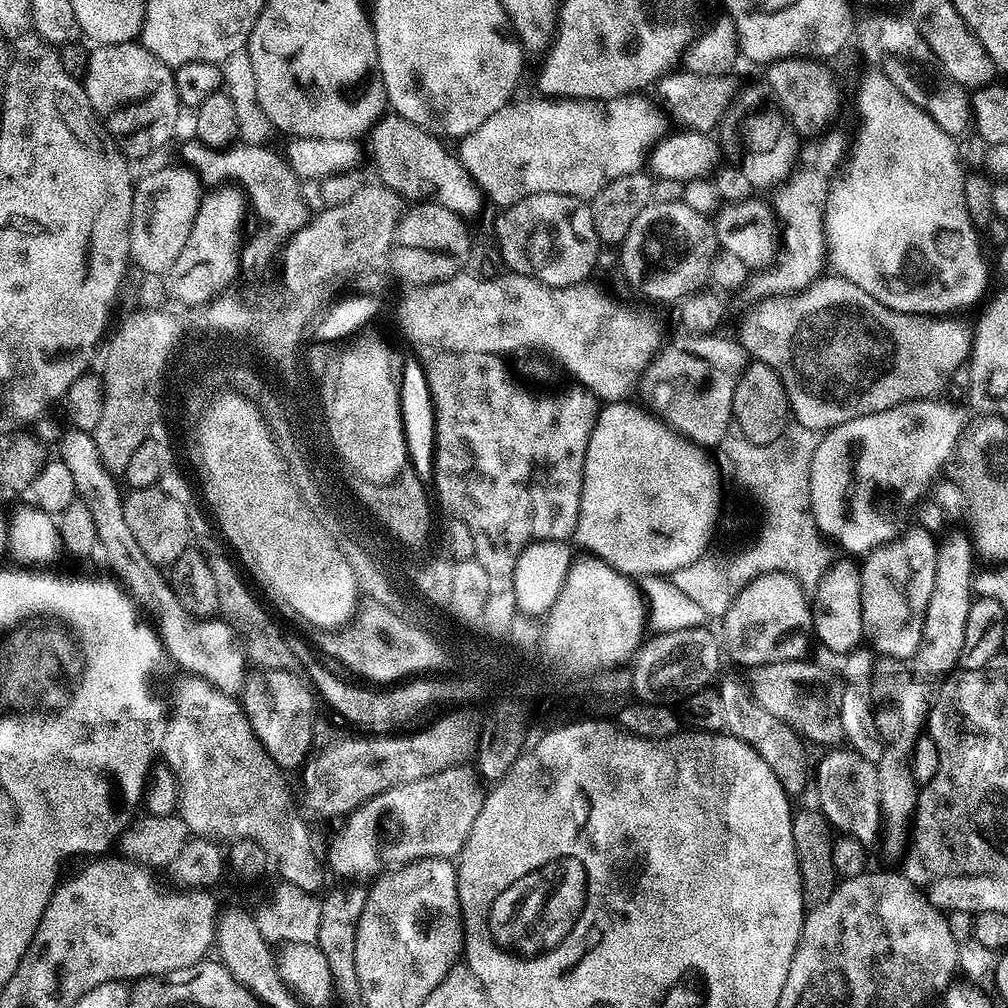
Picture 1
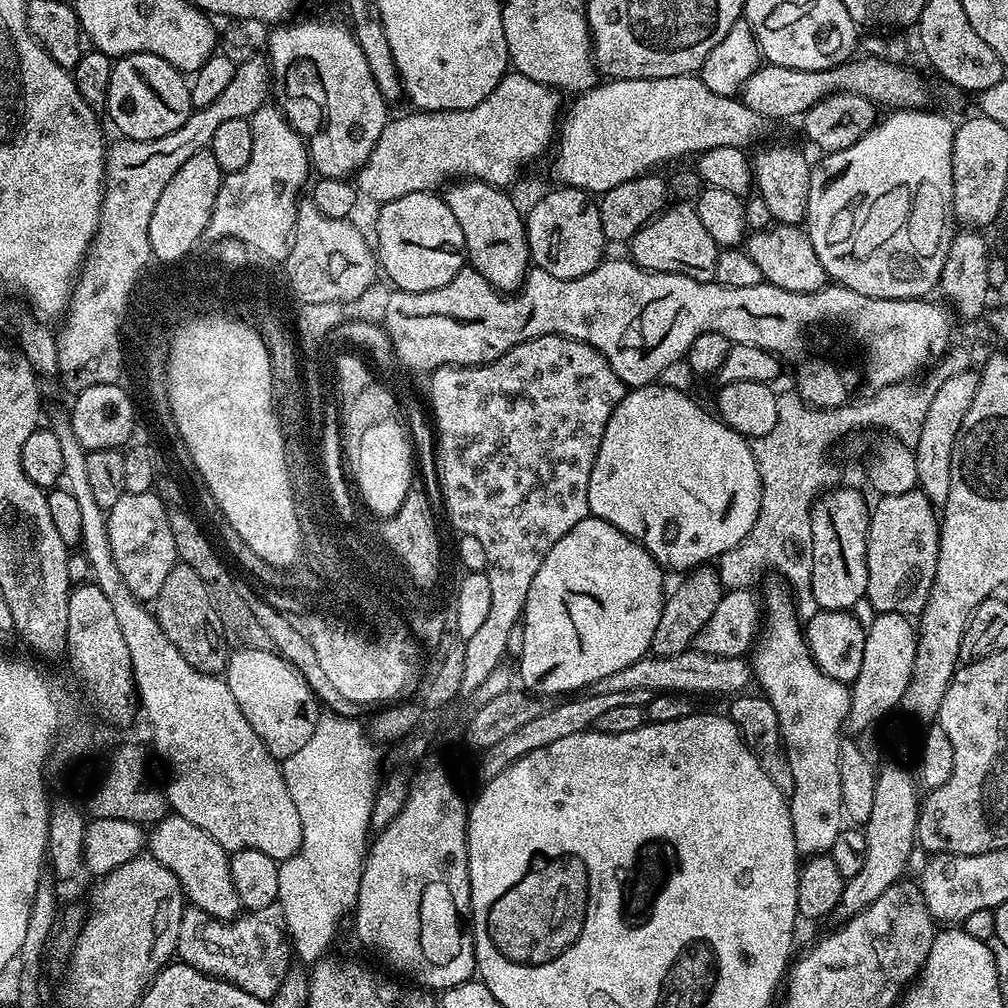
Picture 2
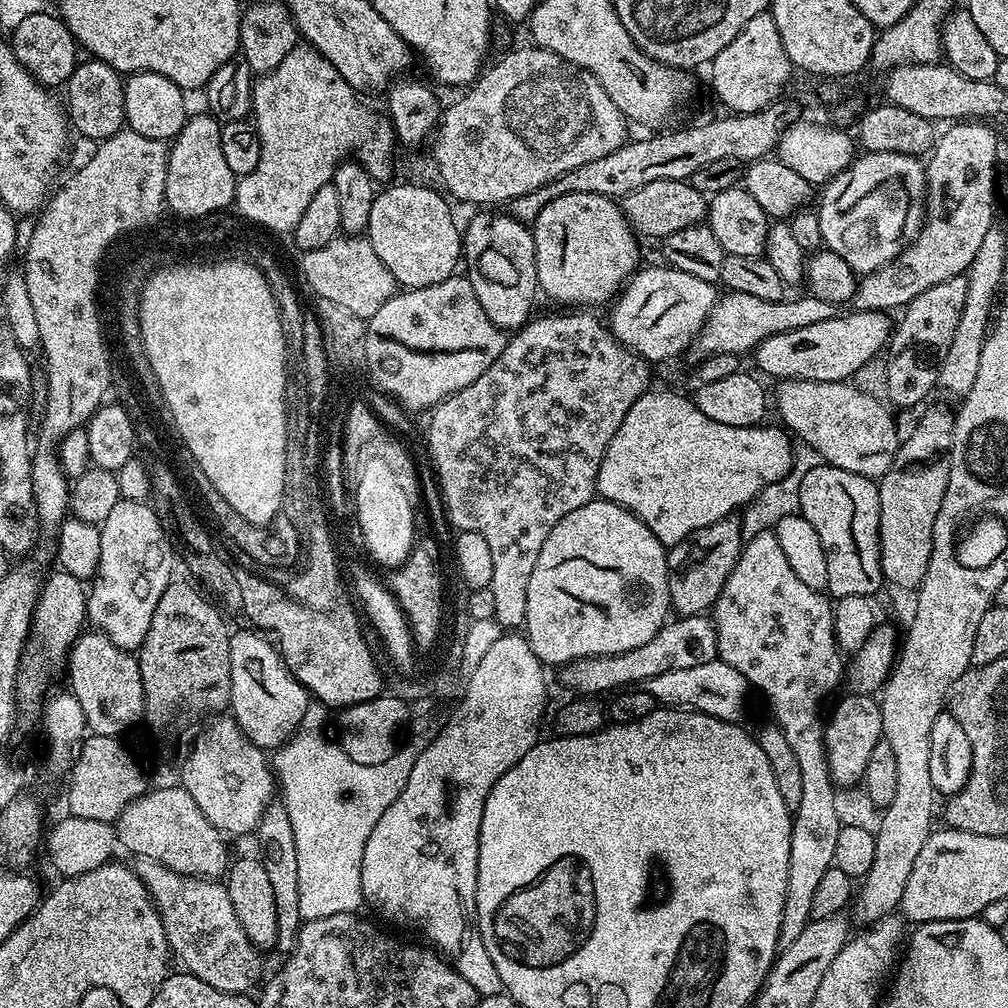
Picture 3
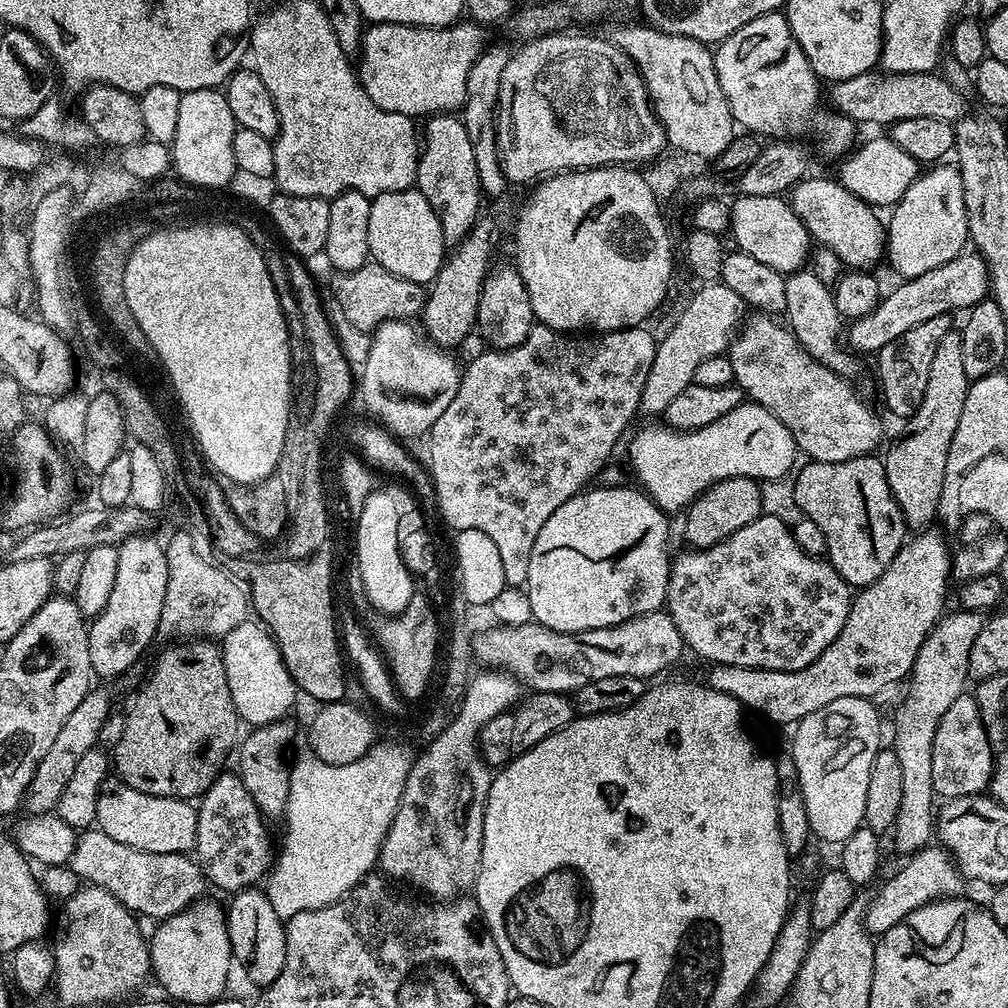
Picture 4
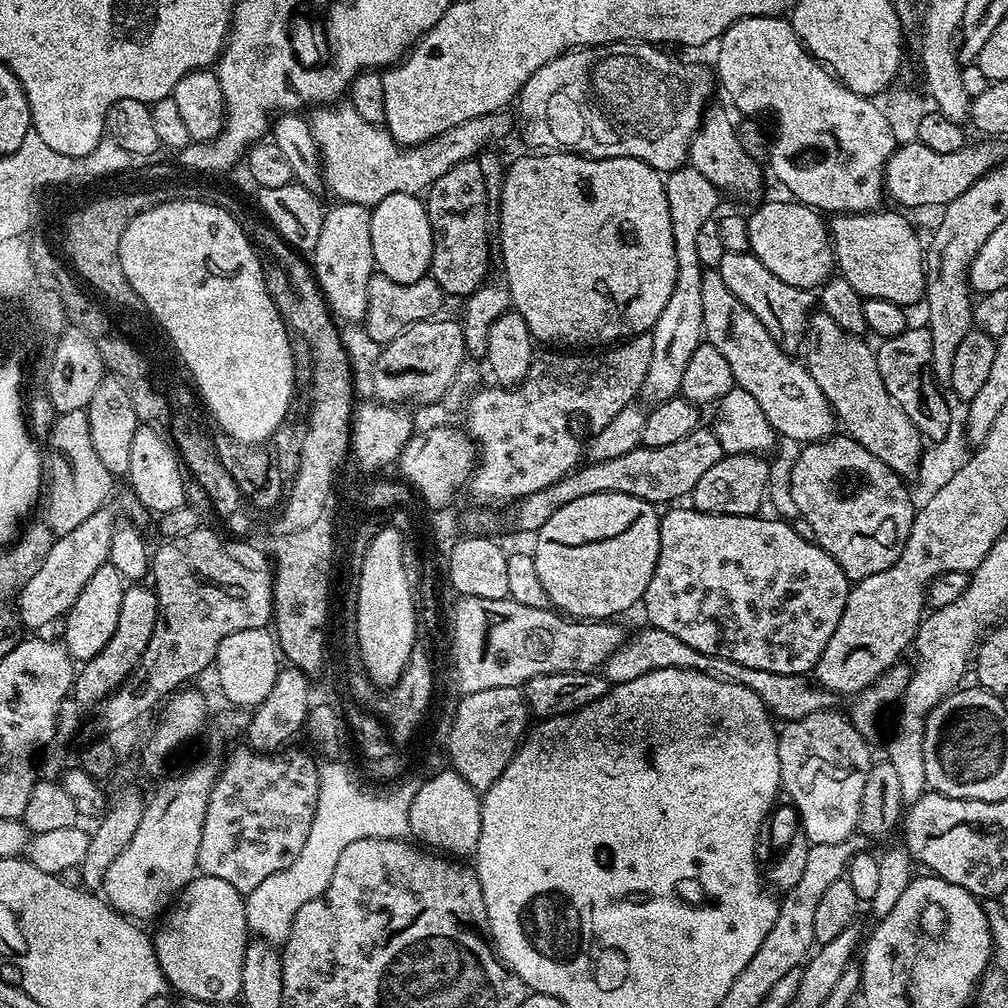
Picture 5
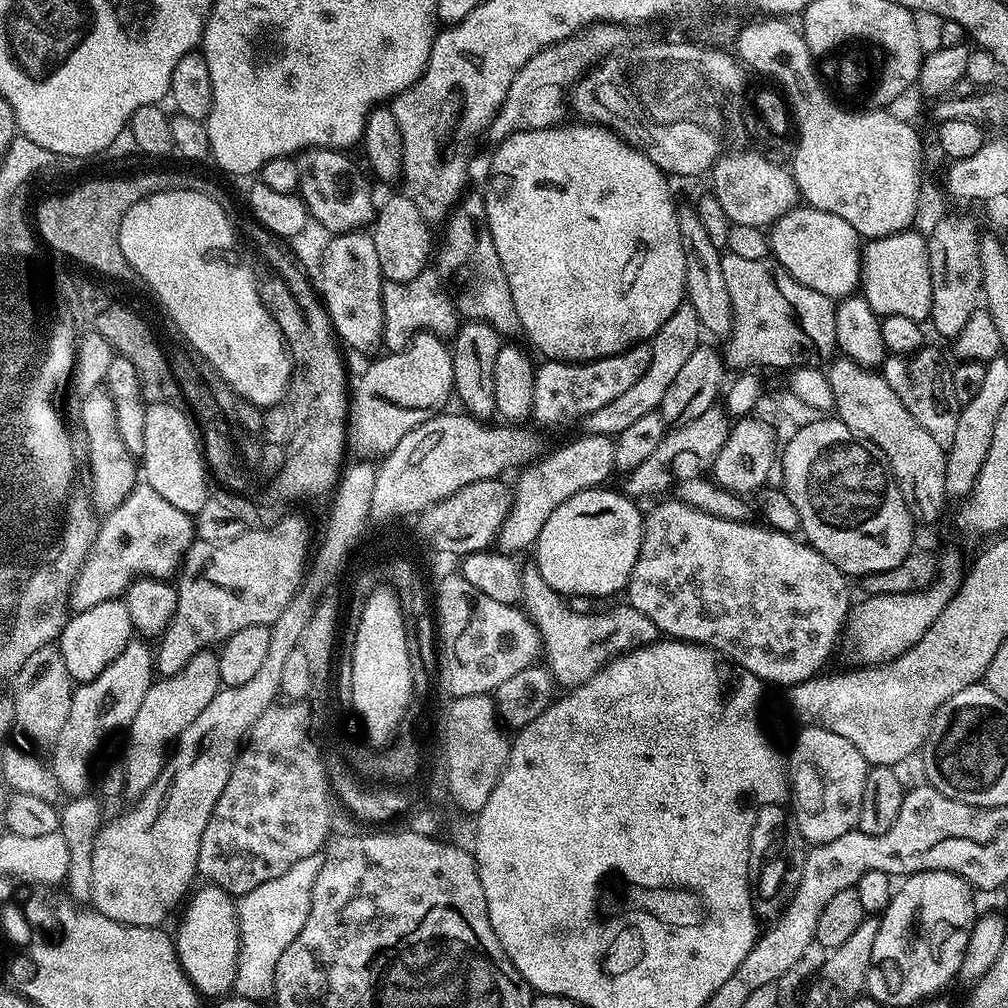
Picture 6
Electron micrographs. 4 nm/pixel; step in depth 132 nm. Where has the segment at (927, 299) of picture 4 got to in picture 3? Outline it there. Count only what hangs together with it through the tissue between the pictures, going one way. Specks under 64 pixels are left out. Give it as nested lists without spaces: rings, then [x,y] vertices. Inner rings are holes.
[[[855,311],[837,314],[828,321],[816,322],[802,329],[792,329],[789,332],[774,334],[766,337],[754,349],[756,364],[768,376],[776,376],[782,380],[817,380],[818,382],[845,382],[853,379],[855,372],[860,372],[876,355],[885,351],[886,345],[894,331],[894,320],[887,311]]]

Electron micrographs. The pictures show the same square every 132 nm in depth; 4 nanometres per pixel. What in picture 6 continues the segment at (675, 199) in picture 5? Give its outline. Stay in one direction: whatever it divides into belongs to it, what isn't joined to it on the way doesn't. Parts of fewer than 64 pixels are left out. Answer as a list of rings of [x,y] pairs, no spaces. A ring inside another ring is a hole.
[[[688,304],[681,305],[681,308],[672,314],[652,337],[649,369],[620,397],[600,406],[598,410],[586,413],[582,417],[583,431],[589,436],[611,436],[615,438],[620,436],[622,430],[626,430],[633,422],[638,422],[638,418],[642,418],[642,414],[648,414],[659,409],[667,387],[670,386],[671,382],[674,382],[675,375],[682,370],[683,363],[690,358],[690,354],[700,343],[698,334],[701,334],[701,332],[702,327],[695,311]]]

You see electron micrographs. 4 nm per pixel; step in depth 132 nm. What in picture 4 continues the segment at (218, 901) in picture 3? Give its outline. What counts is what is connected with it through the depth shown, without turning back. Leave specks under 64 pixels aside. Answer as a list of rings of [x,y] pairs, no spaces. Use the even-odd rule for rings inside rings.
[[[84,830],[77,835],[74,854],[68,859],[67,867],[80,876],[81,881],[110,890],[133,914],[153,916],[156,922],[178,914],[205,895],[204,869],[191,855],[134,850],[134,846],[122,846],[122,842],[114,842],[110,834],[99,830]]]

